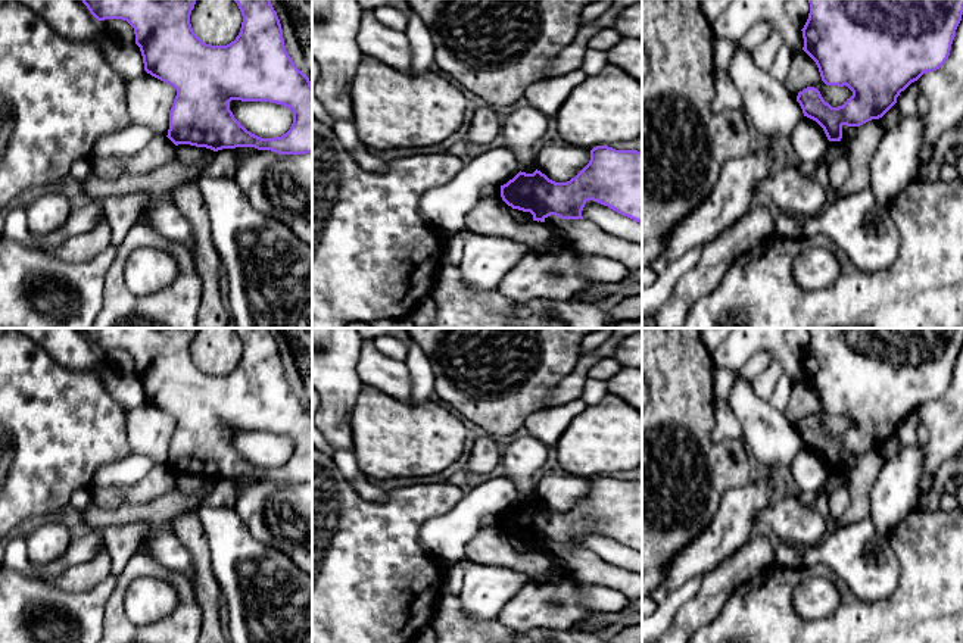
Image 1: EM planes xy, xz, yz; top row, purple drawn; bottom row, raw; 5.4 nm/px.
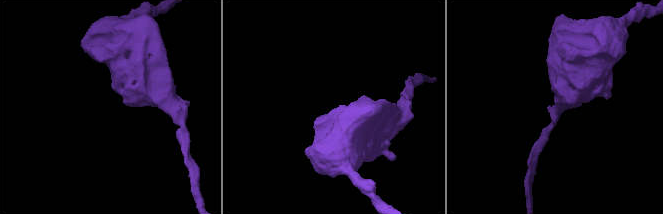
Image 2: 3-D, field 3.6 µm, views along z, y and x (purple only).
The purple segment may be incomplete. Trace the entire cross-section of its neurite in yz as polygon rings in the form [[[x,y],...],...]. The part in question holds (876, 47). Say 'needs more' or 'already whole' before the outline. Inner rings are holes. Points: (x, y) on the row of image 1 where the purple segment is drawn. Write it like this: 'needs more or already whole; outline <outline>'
already whole; outline [[[808,0],[808,3],[808,19],[801,29],[802,50],[816,62],[826,85],[847,85],[853,91],[853,96],[838,107],[826,103],[814,87],[807,87],[797,96],[804,116],[816,121],[829,141],[841,141],[844,125],[860,127],[882,118],[911,82],[926,72],[939,69],[950,56],[963,15],[963,0]]]

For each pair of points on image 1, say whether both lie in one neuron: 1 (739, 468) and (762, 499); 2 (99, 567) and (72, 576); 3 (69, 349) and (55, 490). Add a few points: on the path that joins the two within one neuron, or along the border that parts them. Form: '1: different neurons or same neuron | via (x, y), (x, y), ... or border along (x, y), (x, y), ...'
1: different neurons | border along (751, 480), (731, 487), (719, 501)
2: same neuron | via (93, 571), (78, 576)
3: different neurons | border along (40, 346), (58, 362), (90, 371), (99, 381)

